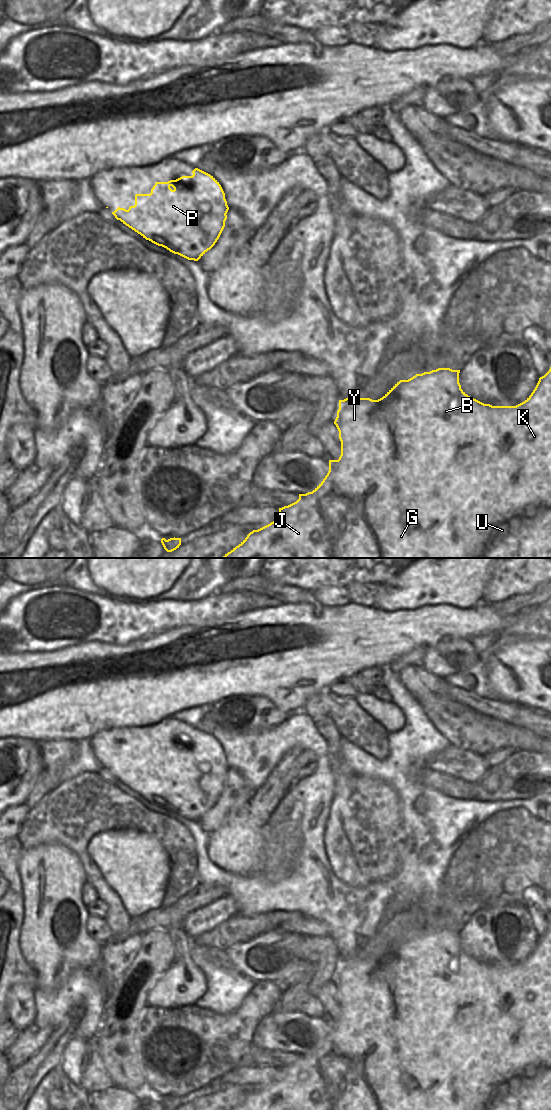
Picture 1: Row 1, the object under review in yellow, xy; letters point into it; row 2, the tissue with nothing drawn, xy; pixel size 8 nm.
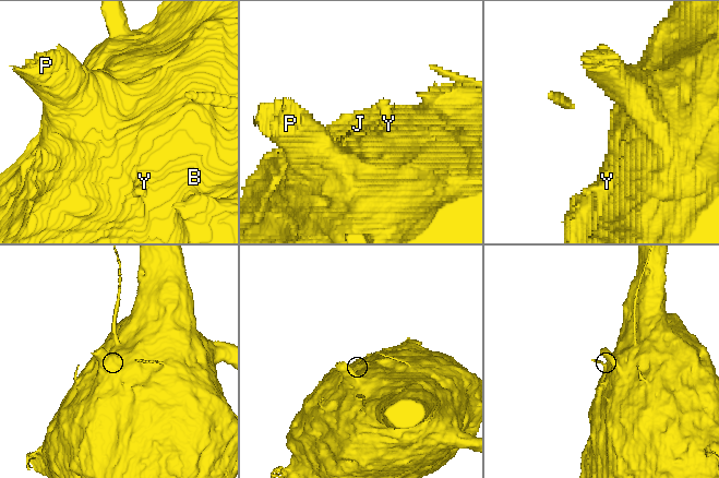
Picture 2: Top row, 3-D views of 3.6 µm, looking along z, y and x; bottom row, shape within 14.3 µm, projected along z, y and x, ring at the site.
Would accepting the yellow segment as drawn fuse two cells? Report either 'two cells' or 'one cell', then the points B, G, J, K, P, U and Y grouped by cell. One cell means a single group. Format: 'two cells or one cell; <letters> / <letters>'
two cells; B G J K U Y / P

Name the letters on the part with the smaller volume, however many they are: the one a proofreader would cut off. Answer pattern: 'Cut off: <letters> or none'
Cut off: P

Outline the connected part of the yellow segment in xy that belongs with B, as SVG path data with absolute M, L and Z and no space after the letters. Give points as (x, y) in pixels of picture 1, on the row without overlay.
M550 927L550 929L549 929L549 931L548 931L548 932L547 932L547 933L546 933L546 934L545 934L545 935L544 935L544 936L542 936L542 937L540 937L540 938L539 938L539 941L538 941L538 943L537 943L537 945L536 945L536 947L535 947L535 949L534 949L534 950L533 950L533 952L532 952L532 953L531 953L531 955L530 955L530 956L529 956L529 957L528 957L528 958L527 958L527 959L526 959L526 960L525 960L525 961L524 961L524 962L522 962L522 963L520 963L520 964L518 964L518 965L516 965L516 966L492 966L492 965L490 965L490 964L484 964L484 963L482 963L482 962L480 962L480 961L478 961L478 960L476 960L476 959L474 959L474 958L472 958L472 957L470 957L470 956L468 956L468 955L467 955L467 954L466 954L466 953L465 953L465 952L464 952L464 951L463 951L463 950L462 950L462 949L461 949L461 945L460 945L460 943L459 943L459 933L460 933L460 930L452 930L452 929L450 929L450 928L438 928L438 929L436 929L436 930L432 930L432 931L430 931L430 932L424 932L424 933L422 933L422 934L416 934L416 935L415 935L415 936L413 936L413 937L412 937L412 938L410 938L410 939L408 939L408 940L400 940L400 941L399 941L399 942L397 942L397 943L396 943L396 944L395 944L395 945L394 945L394 946L393 946L393 947L392 947L392 948L391 948L391 949L390 949L390 950L389 950L389 951L388 951L388 952L387 952L387 953L386 953L386 954L385 954L385 955L384 955L384 956L383 956L383 957L382 957L382 958L380 958L380 959L378 959L378 960L372 960L372 959L370 959L370 958L346 958L346 959L344 959L344 960L339 960L339 969L338 969L338 971L337 971L337 977L336 977L336 979L335 979L335 981L334 981L334 984L335 984L335 985L336 985L336 987L337 987L337 989L338 989L338 991L339 991L339 999L340 999L340 1001L341 1001L341 1015L340 1015L340 1017L339 1017L339 1019L338 1019L338 1020L329 1020L329 1031L328 1031L328 1033L327 1033L327 1035L326 1035L326 1036L325 1036L325 1038L324 1038L324 1039L323 1039L323 1041L322 1041L322 1042L321 1042L321 1043L320 1043L320 1044L319 1044L319 1045L318 1045L318 1046L317 1046L317 1047L316 1047L316 1048L315 1048L315 1049L314 1049L314 1050L313 1050L313 1051L312 1051L312 1052L308 1052L308 1053L306 1053L306 1054L299 1054L299 1059L298 1059L298 1060L297 1060L297 1061L296 1061L296 1062L294 1062L294 1063L292 1063L292 1064L290 1064L290 1065L288 1065L288 1066L284 1066L284 1067L282 1067L282 1068L279 1068L279 1079L278 1079L278 1080L274 1080L274 1081L273 1081L273 1082L271 1082L271 1083L270 1083L270 1084L268 1084L268 1085L266 1085L266 1086L264 1086L264 1087L262 1087L262 1088L260 1088L260 1089L258 1089L258 1090L253 1090L253 1091L252 1091L252 1092L250 1092L250 1093L249 1093L249 1094L248 1094L248 1095L247 1095L247 1097L246 1097L246 1098L245 1098L245 1099L244 1099L244 1100L243 1100L243 1101L242 1101L242 1102L241 1102L241 1103L240 1103L240 1104L239 1104L239 1105L238 1105L238 1106L236 1106L236 1107L235 1107L235 1108L233 1108L233 1110L551 1110L551 927Z

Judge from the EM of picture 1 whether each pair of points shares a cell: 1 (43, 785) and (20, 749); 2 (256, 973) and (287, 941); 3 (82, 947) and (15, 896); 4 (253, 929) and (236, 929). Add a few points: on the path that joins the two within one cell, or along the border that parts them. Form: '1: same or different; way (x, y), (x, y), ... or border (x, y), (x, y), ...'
1: different; border (41, 754), (42, 772), (27, 798)
2: same; way (269, 973), (280, 968), (283, 962), (283, 954)
3: different; border (20, 879), (22, 887), (21, 925)
4: same; way (249, 929), (240, 929)

